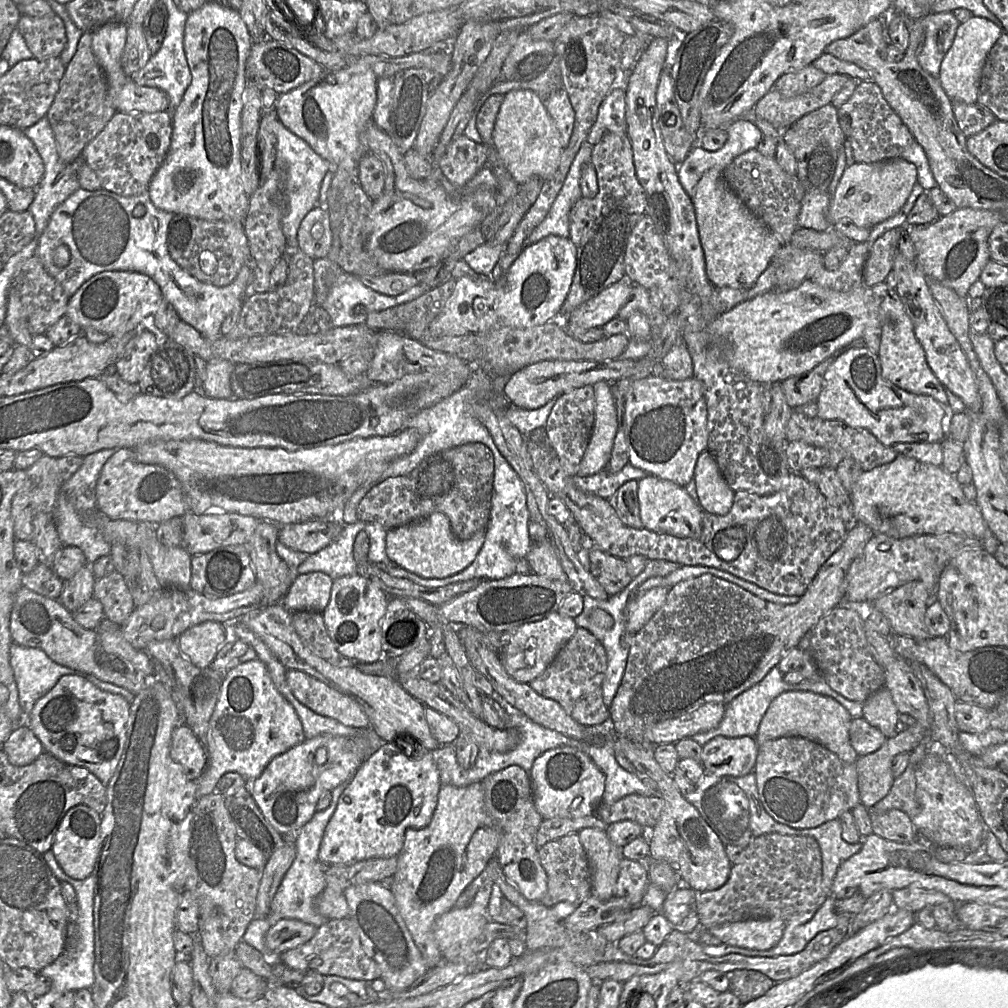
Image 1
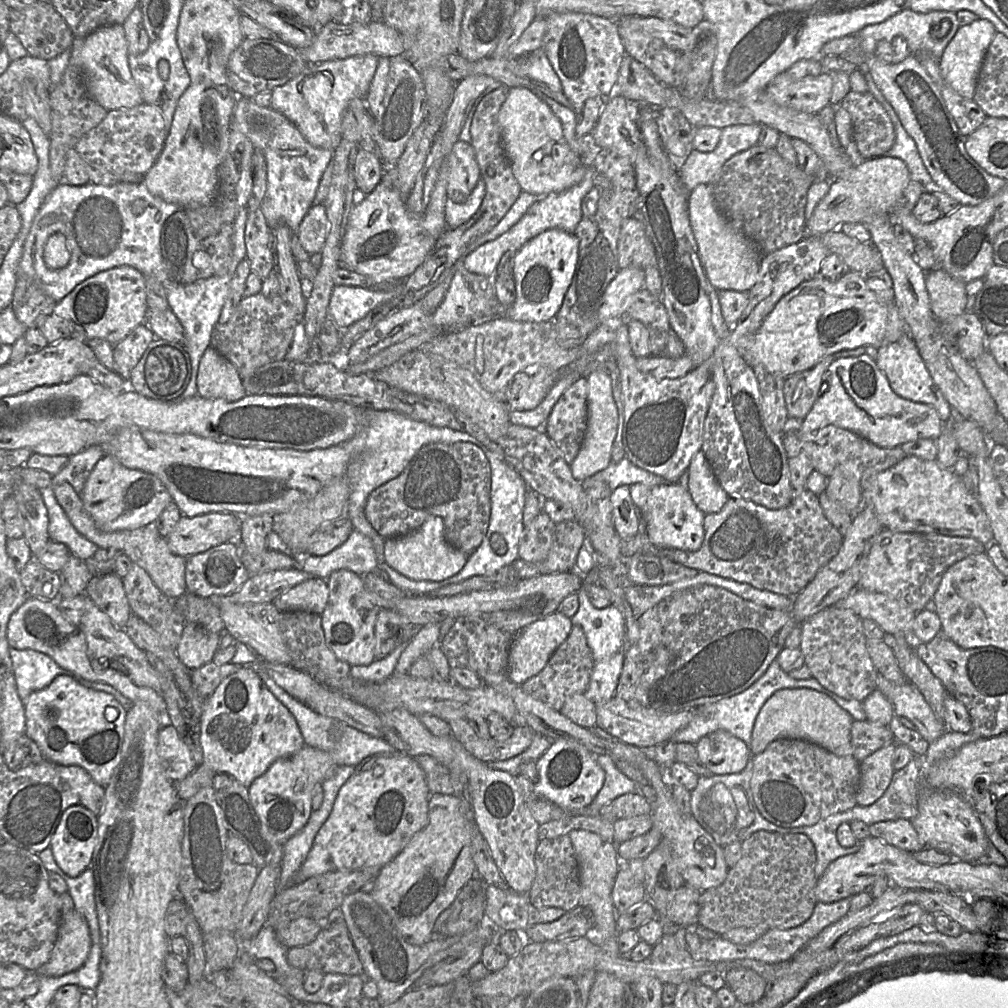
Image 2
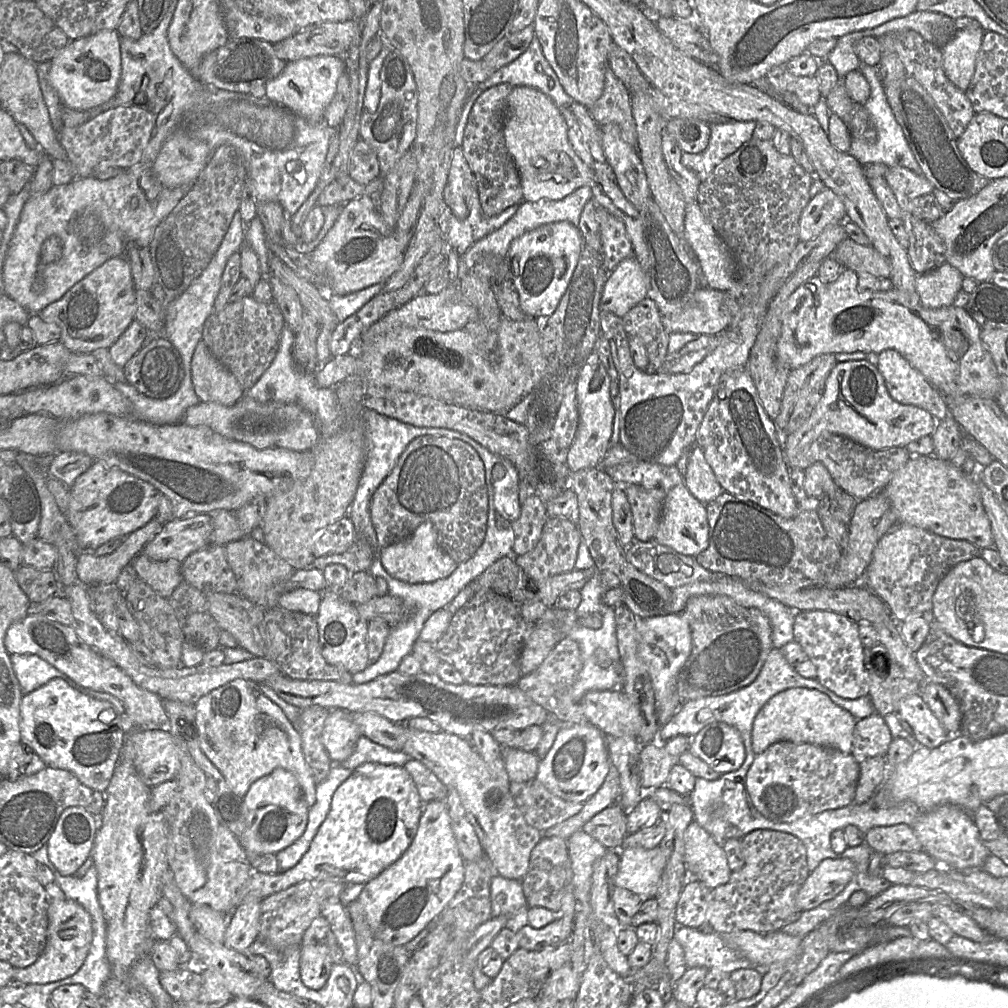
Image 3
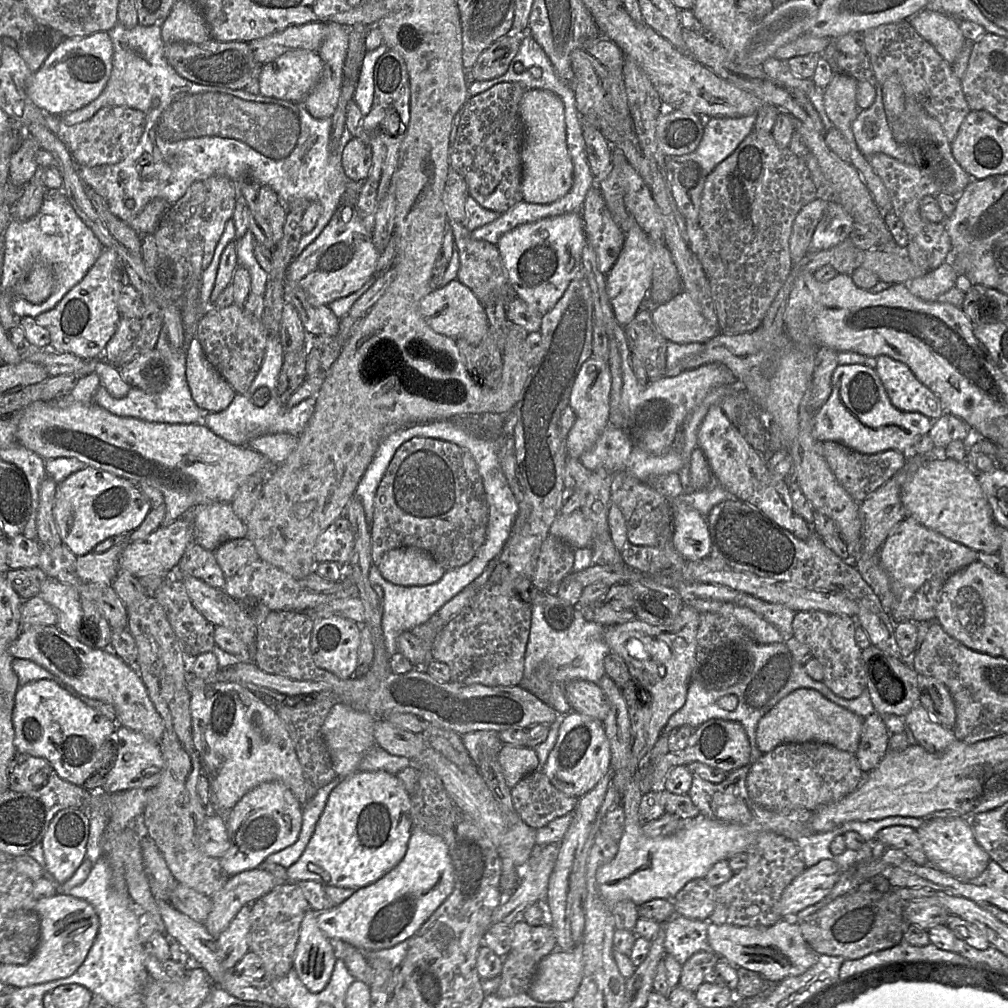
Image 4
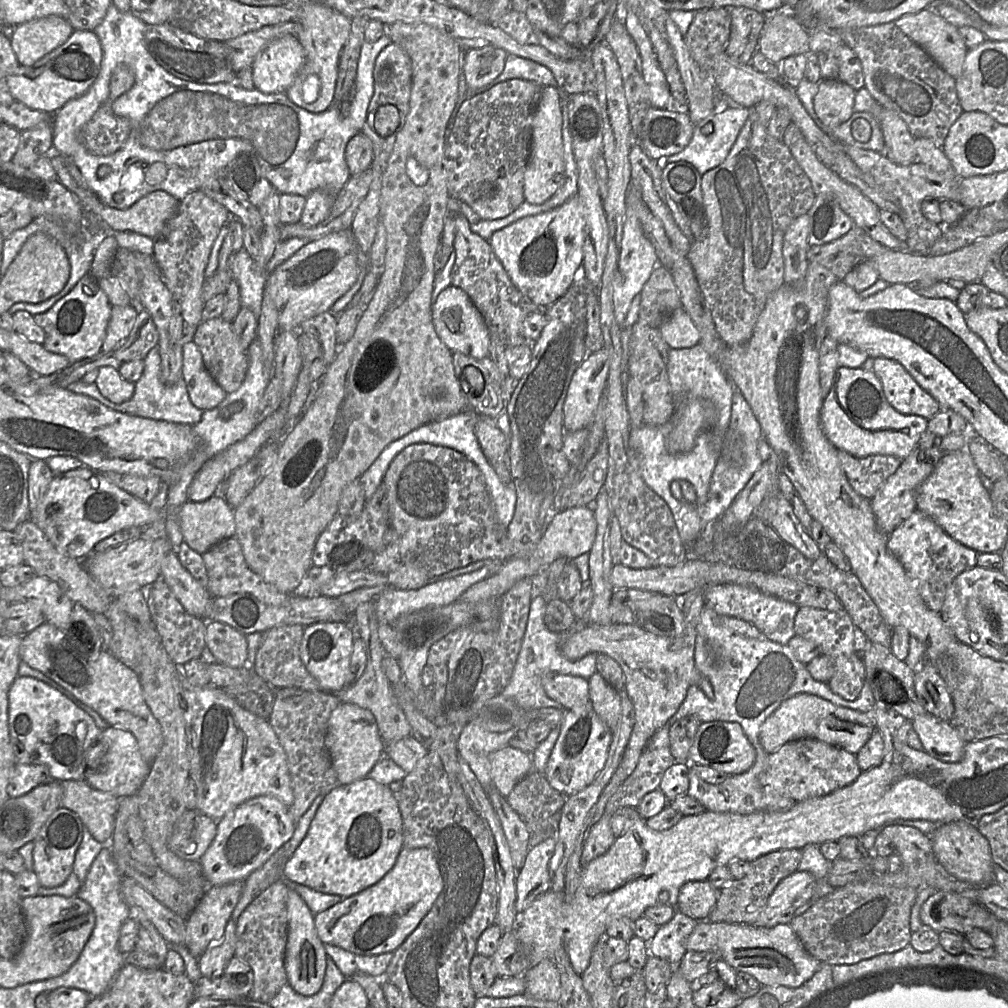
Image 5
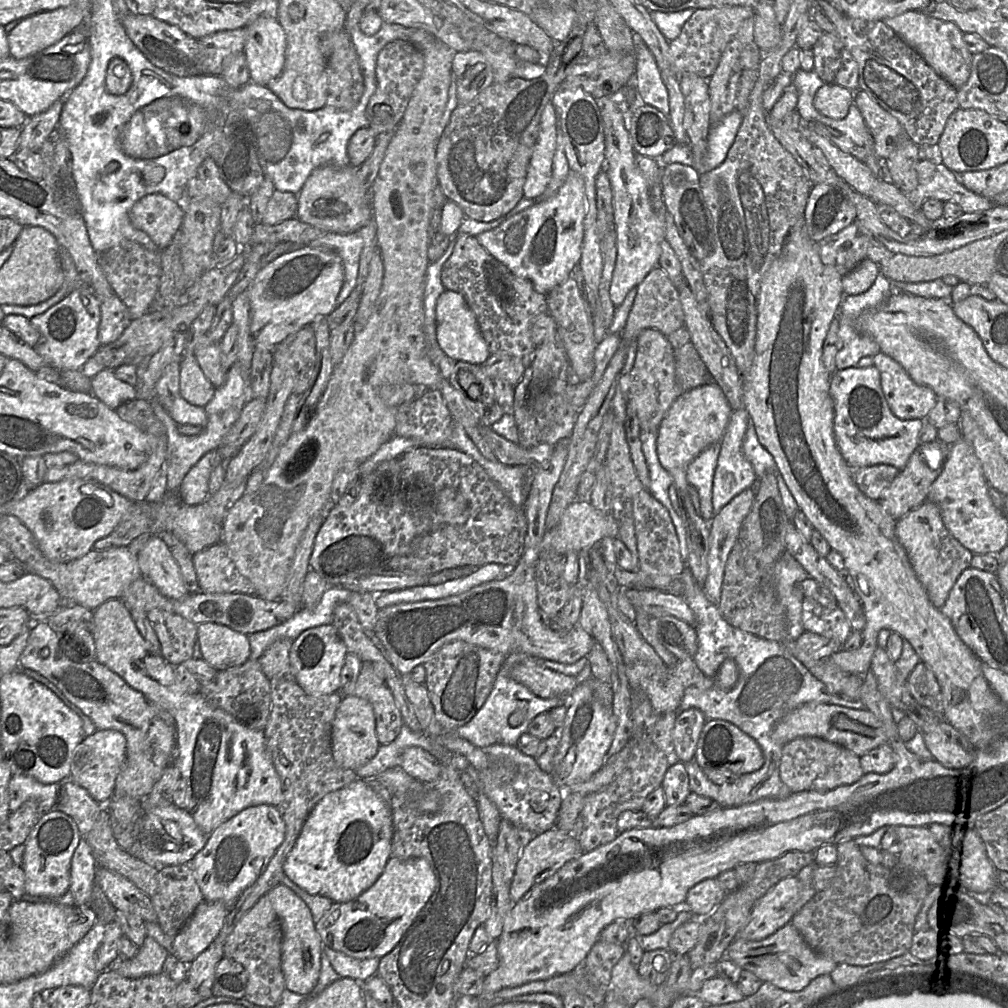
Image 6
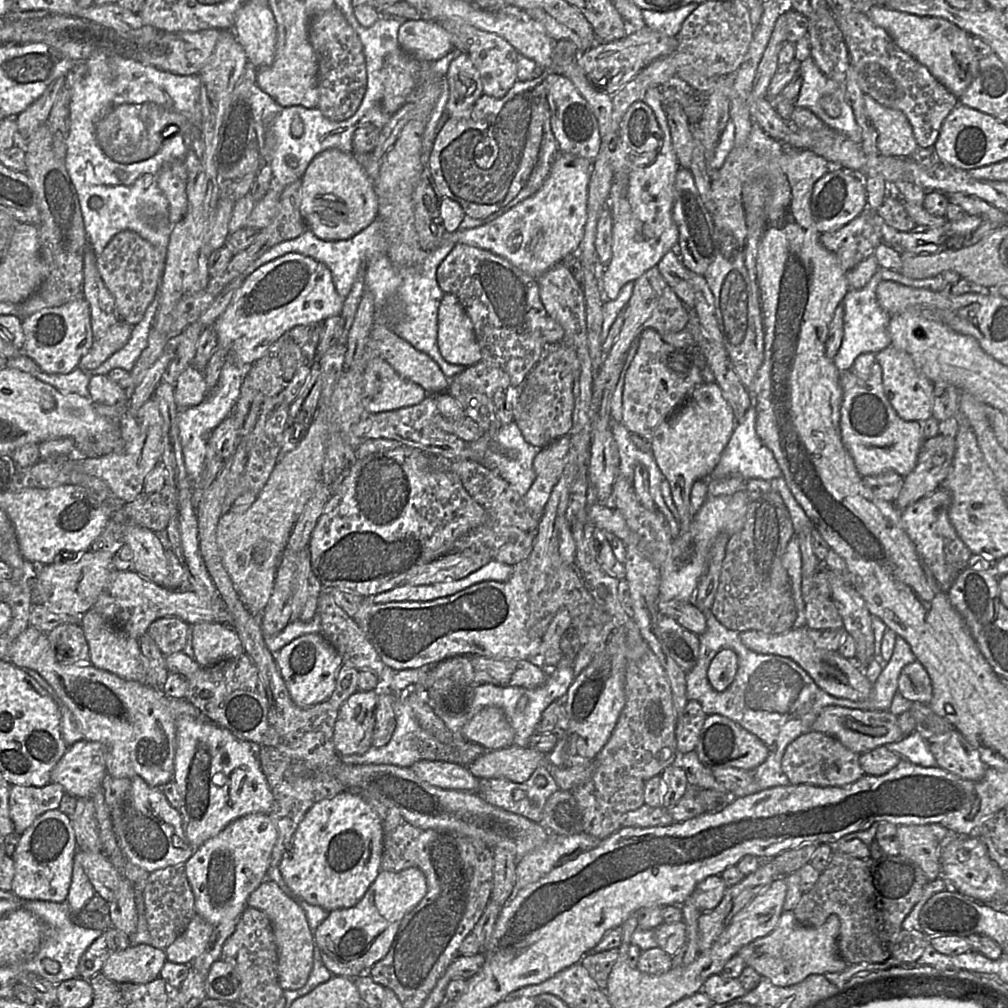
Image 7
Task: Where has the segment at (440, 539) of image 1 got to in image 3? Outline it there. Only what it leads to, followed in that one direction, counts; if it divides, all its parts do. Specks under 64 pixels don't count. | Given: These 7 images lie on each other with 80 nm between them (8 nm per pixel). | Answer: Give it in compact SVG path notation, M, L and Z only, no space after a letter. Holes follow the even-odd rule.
M422 523L409 537L380 549L379 559L393 578L407 583L429 583L448 577L457 567L437 542L437 531L433 523Z

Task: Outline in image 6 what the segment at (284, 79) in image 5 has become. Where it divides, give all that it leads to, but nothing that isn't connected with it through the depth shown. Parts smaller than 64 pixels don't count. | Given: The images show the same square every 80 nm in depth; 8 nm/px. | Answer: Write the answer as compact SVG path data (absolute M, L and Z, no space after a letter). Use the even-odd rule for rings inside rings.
M261 16L245 27L244 54L251 81L267 86L283 70L286 35L274 17Z

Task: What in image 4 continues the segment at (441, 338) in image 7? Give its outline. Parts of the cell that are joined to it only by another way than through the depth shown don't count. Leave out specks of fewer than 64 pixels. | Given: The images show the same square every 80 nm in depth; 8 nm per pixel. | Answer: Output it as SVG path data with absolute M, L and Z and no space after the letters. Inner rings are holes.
M454 280L446 286L433 290L422 298L419 310L425 322L436 332L454 339L477 345L488 334L488 318L485 305L470 288Z

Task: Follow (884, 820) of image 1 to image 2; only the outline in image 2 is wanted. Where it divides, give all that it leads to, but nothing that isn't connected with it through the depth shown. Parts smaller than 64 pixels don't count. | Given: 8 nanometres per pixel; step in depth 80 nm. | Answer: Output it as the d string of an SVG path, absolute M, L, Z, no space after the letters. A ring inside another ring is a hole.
M897 819L881 821L869 826L869 835L911 853L922 850L924 843L918 836L912 821Z

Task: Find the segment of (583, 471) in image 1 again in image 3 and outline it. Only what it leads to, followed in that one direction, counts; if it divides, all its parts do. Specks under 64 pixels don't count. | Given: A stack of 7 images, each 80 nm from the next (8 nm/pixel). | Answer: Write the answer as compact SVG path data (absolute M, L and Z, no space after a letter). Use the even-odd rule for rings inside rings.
M596 358L583 363L575 380L579 423L574 441L567 451L566 459L570 472L599 467L610 447L615 414L611 401L610 377Z

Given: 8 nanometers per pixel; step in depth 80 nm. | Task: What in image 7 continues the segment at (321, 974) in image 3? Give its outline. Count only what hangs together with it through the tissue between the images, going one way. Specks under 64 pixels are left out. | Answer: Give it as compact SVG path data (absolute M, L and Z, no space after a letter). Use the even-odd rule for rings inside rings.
M264 879L253 891L247 906L264 912L270 920L278 953L278 981L284 990L300 989L307 982L313 967L314 933L300 904L283 892L277 883Z

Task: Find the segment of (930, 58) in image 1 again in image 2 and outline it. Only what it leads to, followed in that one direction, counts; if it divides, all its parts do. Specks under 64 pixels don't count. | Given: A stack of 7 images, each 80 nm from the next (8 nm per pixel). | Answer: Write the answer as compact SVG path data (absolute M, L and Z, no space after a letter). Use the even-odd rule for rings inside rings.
M905 8L883 22L865 26L856 35L862 51L867 54L874 53L878 42L892 42L894 37L902 36L906 39L911 53L928 54L940 60L945 48L959 27L959 22L954 12L932 11L928 13L917 13Z

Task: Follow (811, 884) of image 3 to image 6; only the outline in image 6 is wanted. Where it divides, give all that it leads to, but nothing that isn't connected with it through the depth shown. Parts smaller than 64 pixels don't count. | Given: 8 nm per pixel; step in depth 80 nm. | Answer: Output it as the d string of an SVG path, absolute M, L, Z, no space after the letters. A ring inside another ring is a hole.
M796 876L778 881L754 902L749 920L739 931L738 937L751 941L762 940L789 923L798 895L799 880Z

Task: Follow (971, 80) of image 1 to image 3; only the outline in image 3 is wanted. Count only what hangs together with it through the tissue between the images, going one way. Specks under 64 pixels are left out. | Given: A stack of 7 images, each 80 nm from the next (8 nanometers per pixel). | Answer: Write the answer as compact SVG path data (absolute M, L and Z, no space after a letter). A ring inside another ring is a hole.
M982 27L958 30L941 48L945 74L961 91L967 90L974 75L984 32Z

